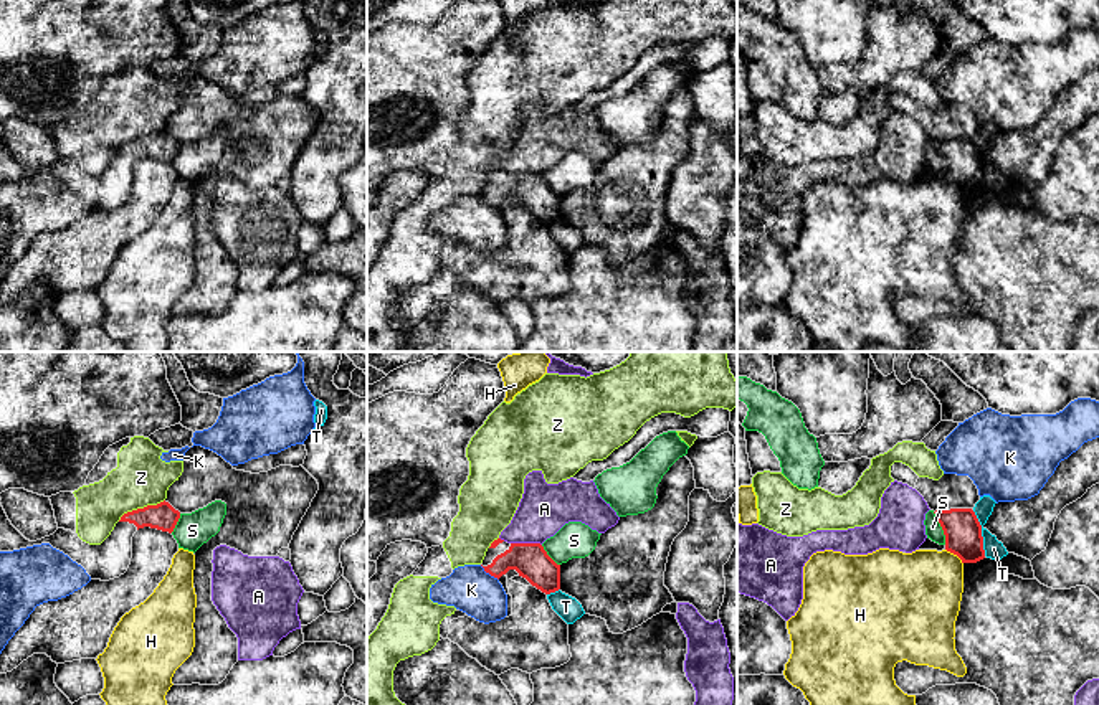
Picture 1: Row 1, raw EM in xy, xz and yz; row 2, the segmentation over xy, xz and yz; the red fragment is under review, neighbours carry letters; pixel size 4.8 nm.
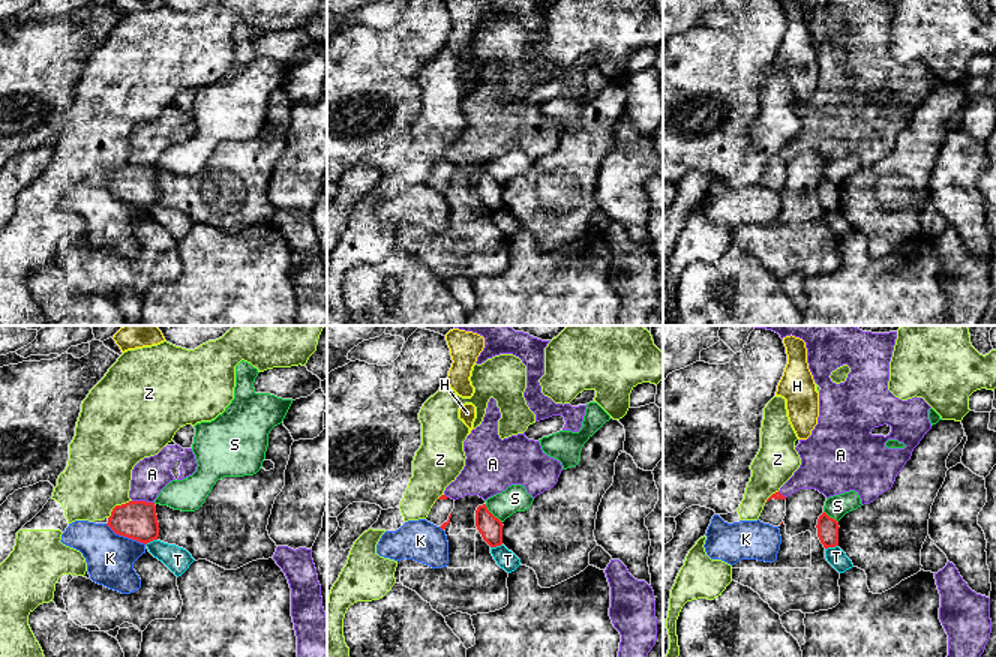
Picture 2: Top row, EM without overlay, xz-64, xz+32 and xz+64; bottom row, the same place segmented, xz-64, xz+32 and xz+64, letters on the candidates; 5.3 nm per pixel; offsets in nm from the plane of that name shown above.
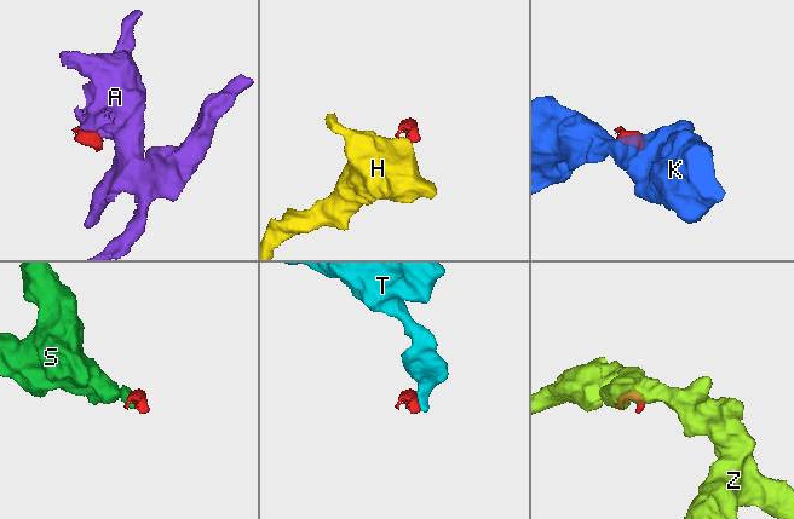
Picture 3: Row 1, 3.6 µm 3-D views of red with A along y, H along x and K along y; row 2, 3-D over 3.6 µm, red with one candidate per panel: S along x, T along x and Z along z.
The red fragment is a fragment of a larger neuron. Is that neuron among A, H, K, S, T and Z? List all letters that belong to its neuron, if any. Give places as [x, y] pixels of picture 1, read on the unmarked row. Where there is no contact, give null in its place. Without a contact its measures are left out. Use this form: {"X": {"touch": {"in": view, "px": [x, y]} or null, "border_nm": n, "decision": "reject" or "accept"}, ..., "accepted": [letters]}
{"A": {"touch": {"in": "xz", "px": [526, 174]}, "border_nm": 150, "decision": "reject"}, "H": {"touch": {"in": "yz", "px": [956, 184]}, "border_nm": 120, "decision": "reject"}, "K": {"touch": {"in": "xz", "px": [490, 203]}, "border_nm": 120, "decision": "reject"}, "S": {"touch": {"in": "yz", "px": [942, 159]}, "border_nm": 170, "decision": "reject"}, "T": {"touch": {"in": "yz", "px": [980, 164]}, "border_nm": 240, "decision": "reject"}, "Z": {"touch": {"in": "xy", "px": [141, 139]}, "border_nm": 260, "decision": "reject"}, "accepted": []}

